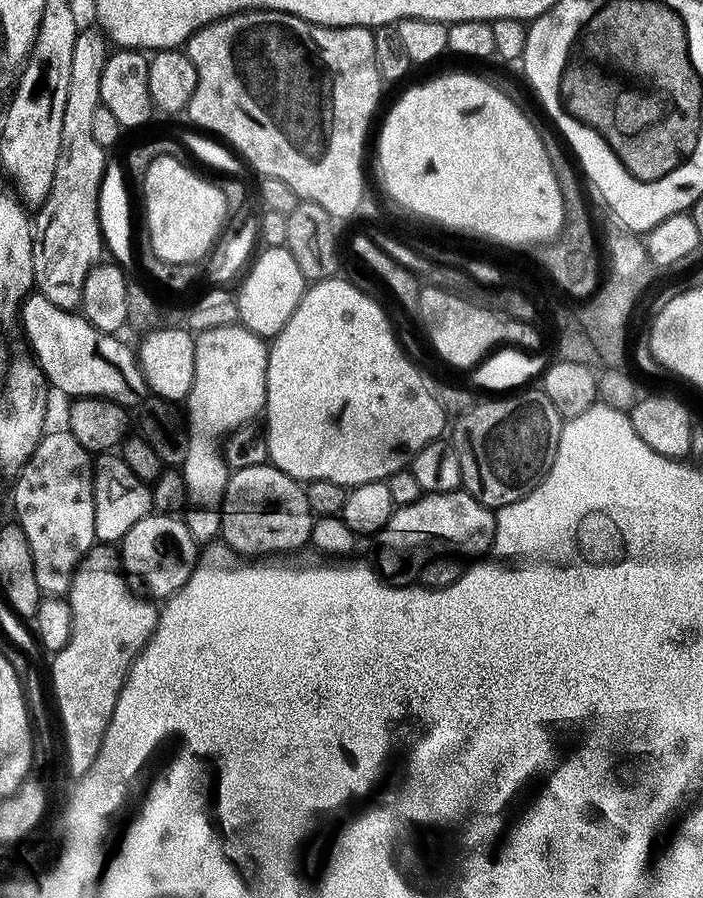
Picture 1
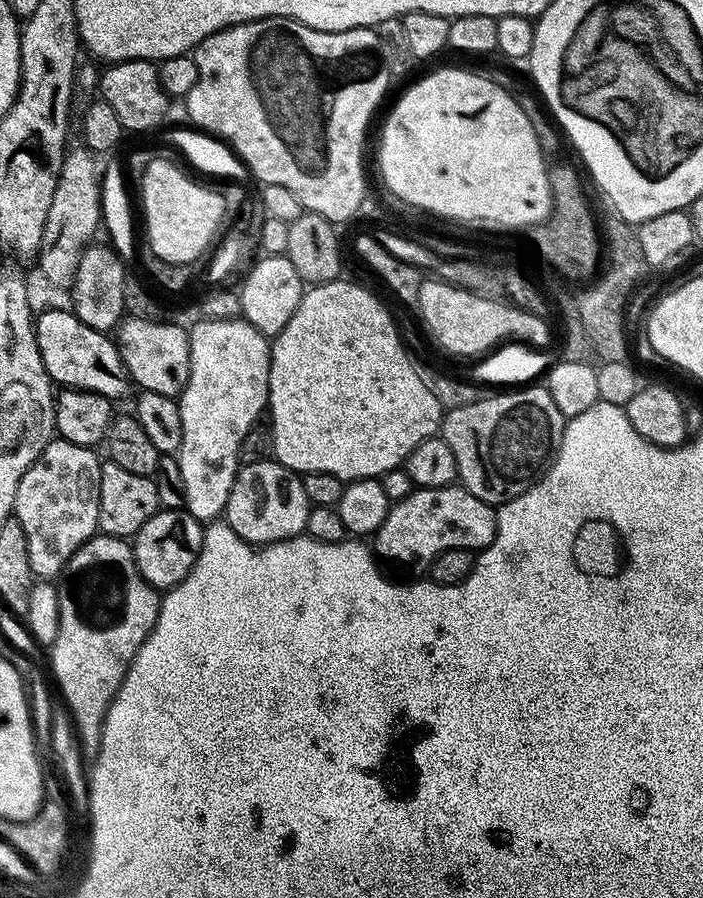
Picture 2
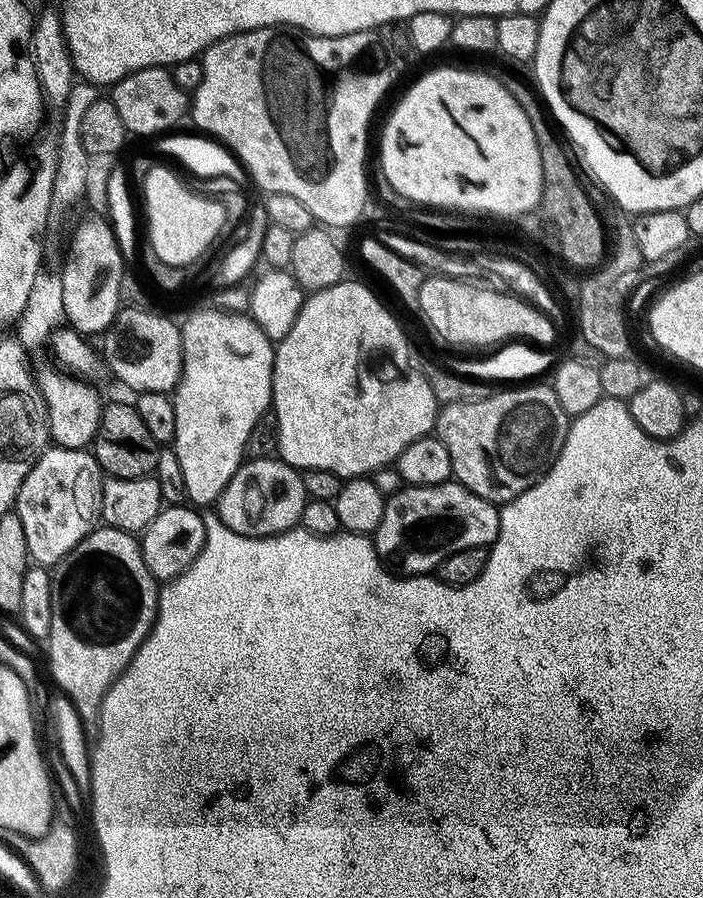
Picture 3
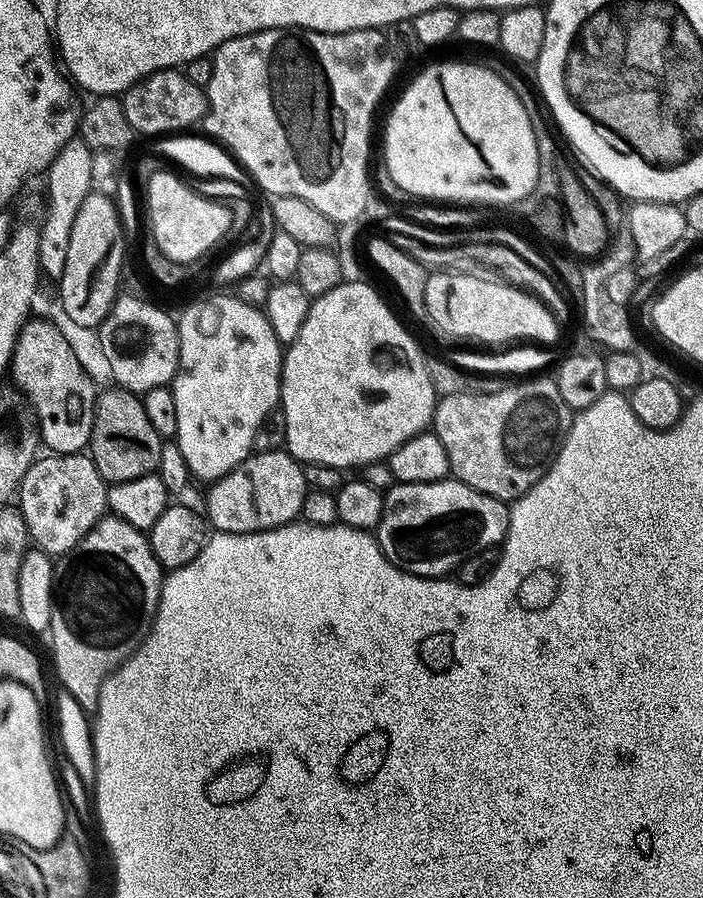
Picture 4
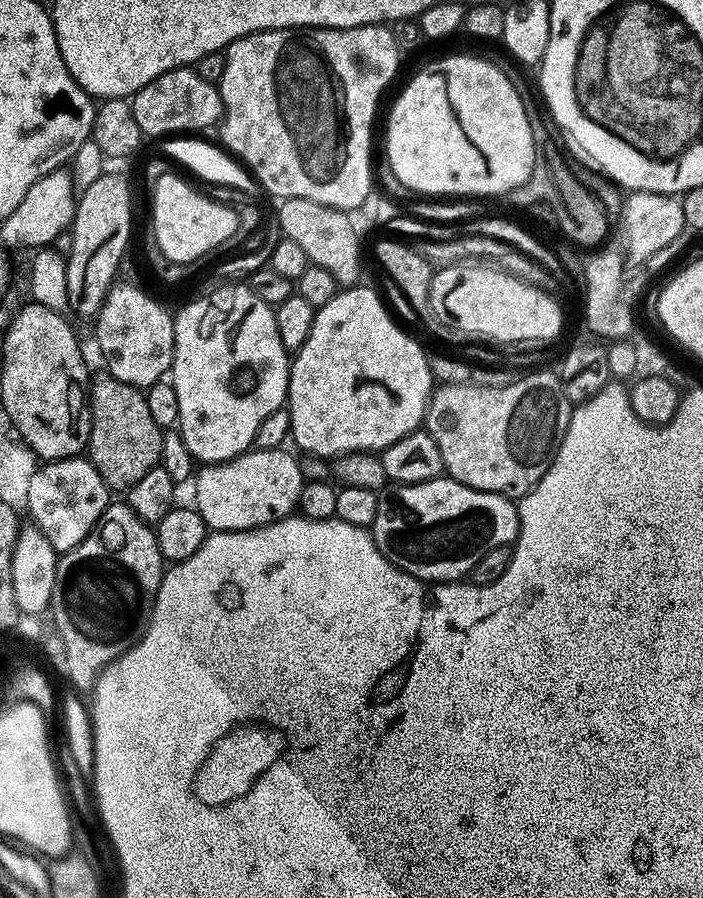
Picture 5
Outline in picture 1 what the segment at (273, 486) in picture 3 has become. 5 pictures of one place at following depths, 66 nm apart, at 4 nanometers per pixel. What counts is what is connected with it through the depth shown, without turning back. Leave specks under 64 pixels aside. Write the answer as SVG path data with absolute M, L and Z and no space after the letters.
M270 462L245 463L228 477L224 491L225 513L233 512L236 520L221 519L220 536L223 543L245 558L264 558L269 554L292 554L295 548L312 539L314 513L308 504L308 493L301 481L293 480Z

